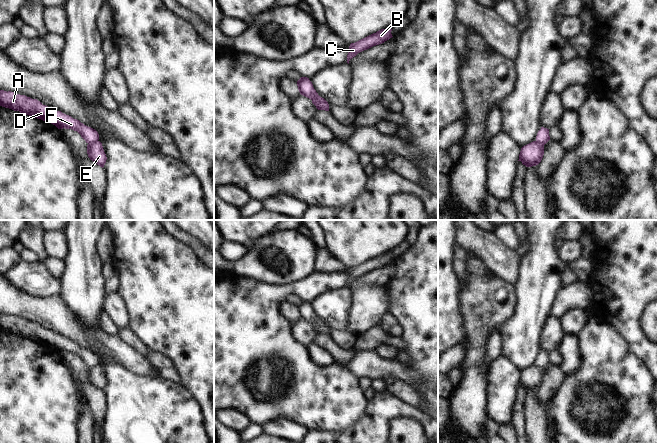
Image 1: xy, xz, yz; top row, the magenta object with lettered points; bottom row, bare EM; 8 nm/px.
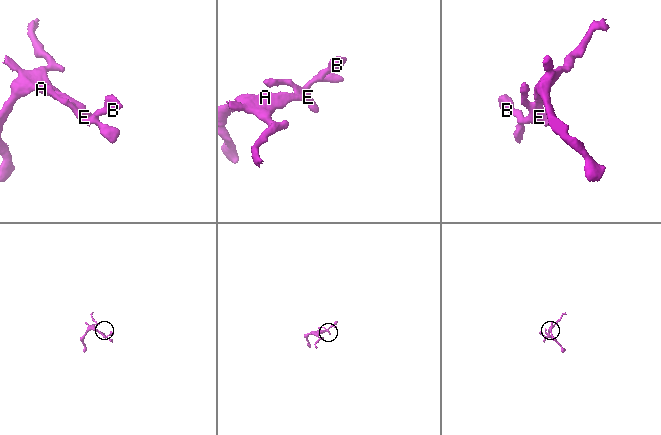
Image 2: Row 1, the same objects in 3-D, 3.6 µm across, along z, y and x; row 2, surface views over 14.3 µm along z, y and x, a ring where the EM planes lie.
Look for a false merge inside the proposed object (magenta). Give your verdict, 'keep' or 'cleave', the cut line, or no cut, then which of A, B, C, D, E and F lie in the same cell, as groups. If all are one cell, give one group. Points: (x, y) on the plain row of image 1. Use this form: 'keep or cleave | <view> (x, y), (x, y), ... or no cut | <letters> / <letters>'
cleave | xy (97, 364), (88, 368) | A D F / B C E

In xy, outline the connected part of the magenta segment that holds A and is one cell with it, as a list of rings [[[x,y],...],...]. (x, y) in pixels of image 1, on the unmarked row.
[[[0,314],[0,330],[19,335],[24,339],[29,339],[43,345],[49,345],[58,353],[65,352],[77,355],[88,368],[93,368],[99,364],[99,358],[95,353],[84,349],[79,344],[61,335],[43,329],[37,323],[11,315]]]

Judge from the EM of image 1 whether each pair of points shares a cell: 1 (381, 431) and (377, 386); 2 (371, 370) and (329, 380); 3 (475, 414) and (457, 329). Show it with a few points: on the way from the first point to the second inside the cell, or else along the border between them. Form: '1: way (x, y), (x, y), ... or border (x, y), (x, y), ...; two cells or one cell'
1: border (384, 390), (374, 393); two cells
2: border (343, 366), (357, 378); two cells
3: border (463, 319), (464, 338), (460, 342); two cells

